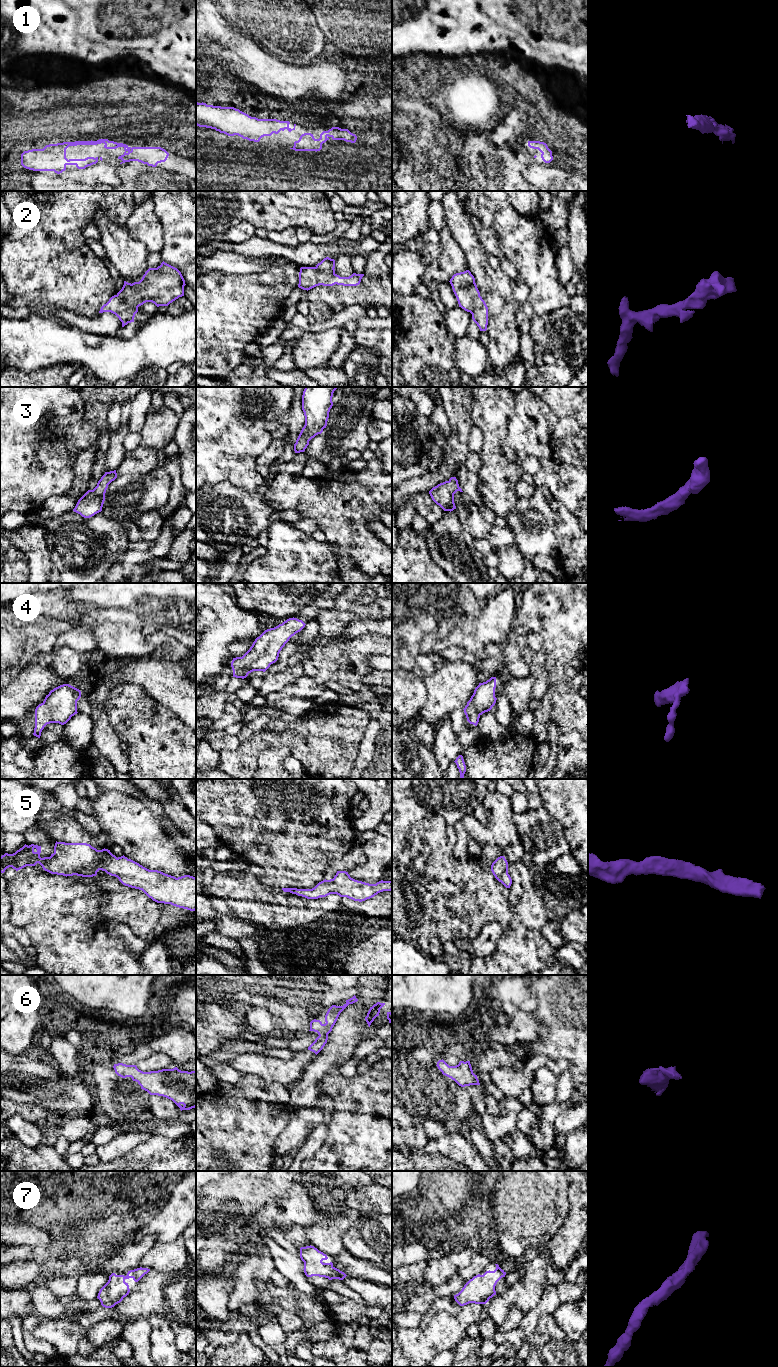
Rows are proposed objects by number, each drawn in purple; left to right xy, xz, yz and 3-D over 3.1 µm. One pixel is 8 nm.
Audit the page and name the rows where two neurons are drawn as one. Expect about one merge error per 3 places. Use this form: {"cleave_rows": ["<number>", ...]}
{"cleave_rows": []}

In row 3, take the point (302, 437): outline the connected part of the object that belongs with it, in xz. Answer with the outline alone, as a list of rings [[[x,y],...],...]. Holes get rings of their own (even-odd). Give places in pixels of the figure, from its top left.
[[[305,387],[302,395],[305,425],[294,444],[295,453],[304,452],[309,441],[326,428],[329,412],[333,406],[333,393],[337,388]]]

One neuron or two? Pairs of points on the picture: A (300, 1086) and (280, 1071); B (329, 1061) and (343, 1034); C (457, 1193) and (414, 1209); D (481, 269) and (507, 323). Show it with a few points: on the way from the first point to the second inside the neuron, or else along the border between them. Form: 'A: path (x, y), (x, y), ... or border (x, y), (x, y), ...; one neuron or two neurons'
A: border (297, 1080), (291, 1085); two neurons
B: path (333, 1054), (340, 1047), (342, 1041); one neuron
C: path (446, 1191), (437, 1191), (425, 1203); one neuron
D: path (489, 282), (498, 294), (504, 310); one neuron

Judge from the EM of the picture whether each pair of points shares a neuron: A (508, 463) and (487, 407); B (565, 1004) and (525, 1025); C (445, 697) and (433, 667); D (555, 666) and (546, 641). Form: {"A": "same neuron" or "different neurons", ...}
{"A": "same neuron", "B": "different neurons", "C": "same neuron", "D": "same neuron"}

